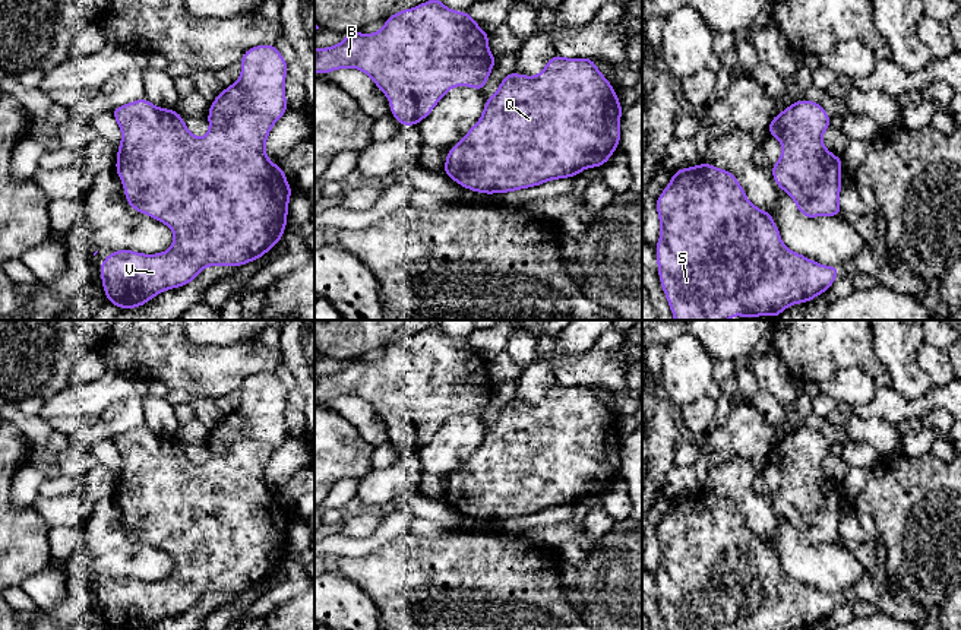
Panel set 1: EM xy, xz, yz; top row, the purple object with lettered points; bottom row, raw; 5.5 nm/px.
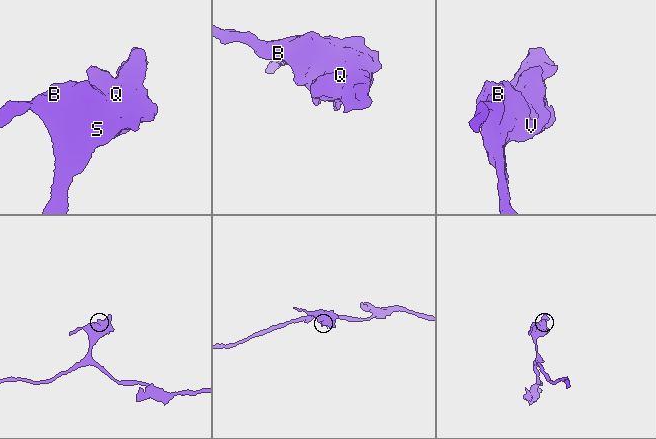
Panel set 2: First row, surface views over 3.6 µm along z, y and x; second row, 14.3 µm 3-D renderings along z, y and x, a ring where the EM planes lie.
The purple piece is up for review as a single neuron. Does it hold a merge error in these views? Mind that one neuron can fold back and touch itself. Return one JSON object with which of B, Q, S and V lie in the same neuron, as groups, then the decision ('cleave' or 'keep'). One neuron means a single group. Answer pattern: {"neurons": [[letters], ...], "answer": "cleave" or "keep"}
{"neurons": [["B", "Q", "S", "V"]], "answer": "keep"}

